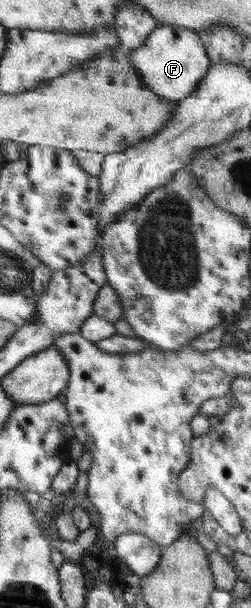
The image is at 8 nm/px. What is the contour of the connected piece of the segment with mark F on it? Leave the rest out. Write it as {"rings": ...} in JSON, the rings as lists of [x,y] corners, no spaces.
{"rings":[[[175,24],[155,28],[139,49],[129,52],[129,61],[139,72],[145,87],[159,97],[177,102],[196,90],[211,67],[207,50],[195,31]]]}

